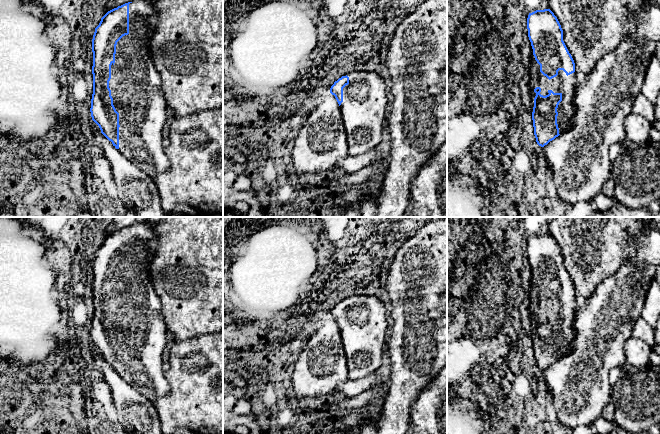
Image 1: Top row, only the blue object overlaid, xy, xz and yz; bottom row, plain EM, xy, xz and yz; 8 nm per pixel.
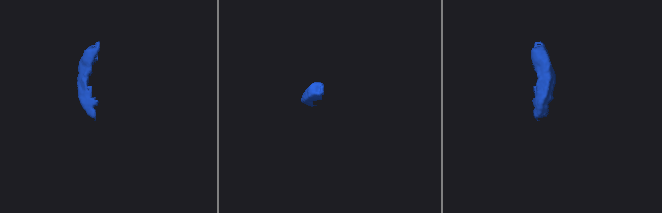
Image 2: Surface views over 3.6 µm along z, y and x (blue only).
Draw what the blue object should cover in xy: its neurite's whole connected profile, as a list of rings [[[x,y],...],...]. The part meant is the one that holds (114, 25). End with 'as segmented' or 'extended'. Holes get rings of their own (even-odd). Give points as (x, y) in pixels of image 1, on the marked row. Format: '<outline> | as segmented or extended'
[[[134,0],[108,11],[95,28],[92,39],[92,120],[122,155],[151,176],[169,168],[162,130],[170,111],[150,50],[150,37],[157,22],[157,9],[151,1]]] | extended

